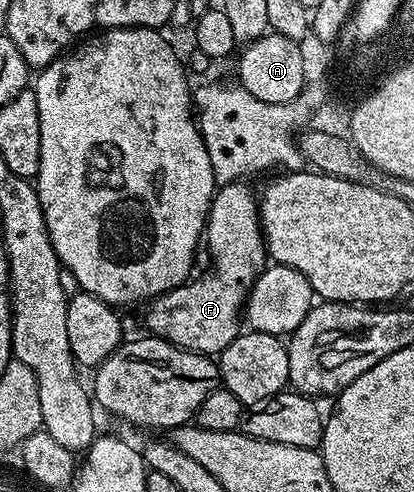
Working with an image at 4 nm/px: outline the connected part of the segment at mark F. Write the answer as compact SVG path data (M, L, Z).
M241 180L230 185L221 186L215 192L214 201L210 205L209 224L214 225L214 238L210 241L210 249L214 252L214 273L206 273L199 281L187 280L185 285L176 287L167 293L159 293L149 302L150 310L146 313L146 325L155 337L163 337L181 349L191 349L193 353L217 355L226 350L228 343L238 338L240 332L240 318L244 313L246 297L254 280L268 264L266 241L262 238L262 223L258 219L258 201L256 193Z

